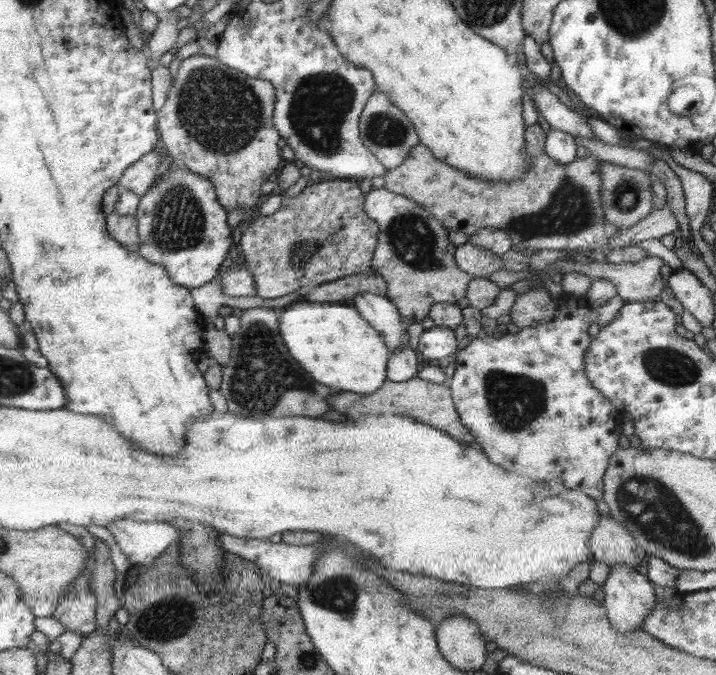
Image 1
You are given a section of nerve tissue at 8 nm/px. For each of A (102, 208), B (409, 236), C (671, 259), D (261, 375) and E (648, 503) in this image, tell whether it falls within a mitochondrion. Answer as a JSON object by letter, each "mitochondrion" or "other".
{"A":"other","B":"mitochondrion","C":"other","D":"mitochondrion","E":"mitochondrion"}

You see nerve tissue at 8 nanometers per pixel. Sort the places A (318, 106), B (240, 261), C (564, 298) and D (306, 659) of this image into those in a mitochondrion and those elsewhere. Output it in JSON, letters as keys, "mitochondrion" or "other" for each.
{"A":"mitochondrion","B":"other","C":"other","D":"mitochondrion"}

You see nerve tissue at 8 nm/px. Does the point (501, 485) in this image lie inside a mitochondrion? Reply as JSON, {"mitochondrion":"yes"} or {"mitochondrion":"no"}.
{"mitochondrion":"no"}

